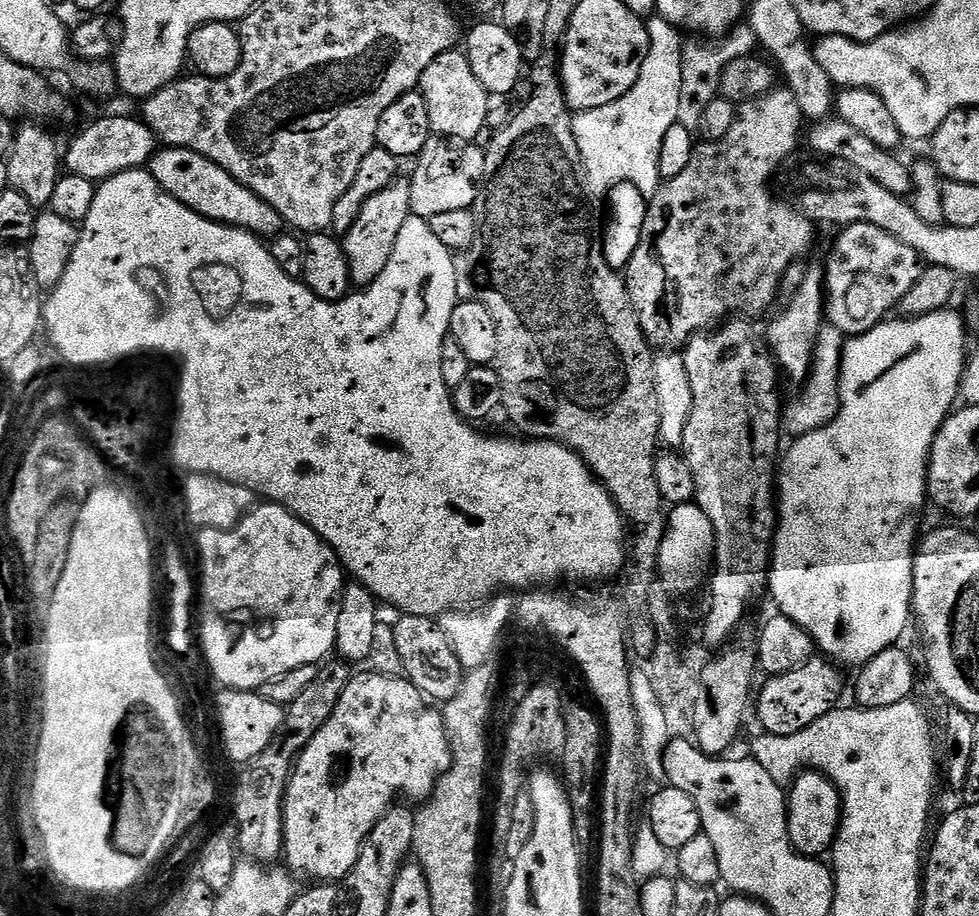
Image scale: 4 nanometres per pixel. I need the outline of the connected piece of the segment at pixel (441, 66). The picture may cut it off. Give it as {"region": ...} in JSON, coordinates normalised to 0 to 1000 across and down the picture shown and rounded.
{"region":[[[463,55],[443,63],[431,81],[427,99],[435,107],[439,138],[444,147],[485,154],[486,147],[498,135],[501,106],[492,90],[484,85],[484,76],[480,76],[480,68],[473,56]]]}

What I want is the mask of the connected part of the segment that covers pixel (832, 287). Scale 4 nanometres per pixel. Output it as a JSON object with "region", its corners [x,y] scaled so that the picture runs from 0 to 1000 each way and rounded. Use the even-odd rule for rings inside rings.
{"region":[[[870,245],[857,255],[859,258],[855,260],[846,282],[846,295],[844,293],[840,299],[844,320],[844,349],[856,360],[860,360],[863,369],[869,369],[885,365],[895,357],[910,342],[907,341],[910,336],[912,340],[921,330],[921,325],[925,325],[930,312],[938,308],[942,285],[937,275],[930,273],[930,269],[917,264],[917,260],[892,245]]]}

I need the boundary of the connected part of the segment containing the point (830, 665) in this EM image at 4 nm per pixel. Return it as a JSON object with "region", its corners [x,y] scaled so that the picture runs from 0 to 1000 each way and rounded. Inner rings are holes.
{"region":[[[834,714],[815,731],[783,739],[770,764],[770,782],[772,777],[780,794],[777,796],[787,803],[815,801],[815,797],[823,797],[823,793],[848,779],[859,767],[858,759],[862,755],[862,738],[857,733],[861,734],[851,722]]]}

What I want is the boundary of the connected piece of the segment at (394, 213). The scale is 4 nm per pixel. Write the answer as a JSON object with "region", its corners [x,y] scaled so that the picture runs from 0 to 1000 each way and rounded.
{"region":[[[407,194],[398,203],[394,203],[394,207],[386,207],[386,212],[382,212],[382,216],[378,216],[378,221],[370,225],[370,234],[362,238],[362,247],[350,254],[349,265],[361,311],[380,310],[388,302],[390,295],[394,295],[394,286],[398,286],[398,277],[402,277],[402,264],[407,261],[407,254],[411,252],[415,238],[422,235],[421,218],[423,223],[422,202],[417,202],[413,194]]]}

